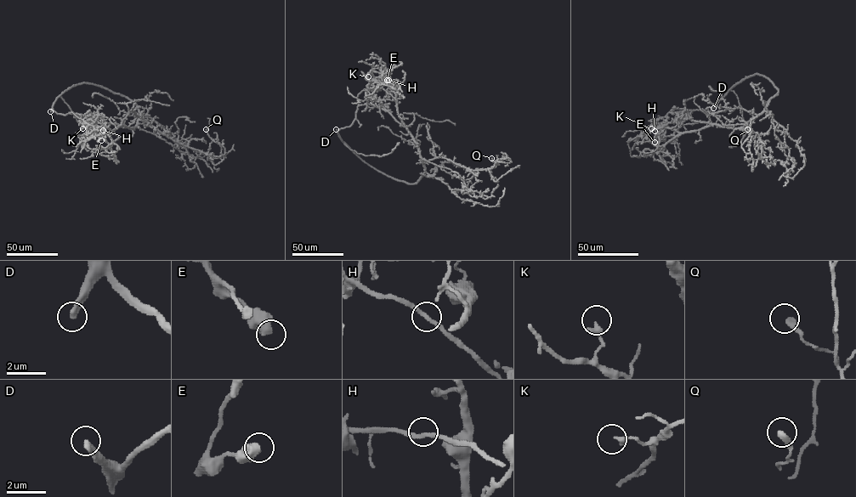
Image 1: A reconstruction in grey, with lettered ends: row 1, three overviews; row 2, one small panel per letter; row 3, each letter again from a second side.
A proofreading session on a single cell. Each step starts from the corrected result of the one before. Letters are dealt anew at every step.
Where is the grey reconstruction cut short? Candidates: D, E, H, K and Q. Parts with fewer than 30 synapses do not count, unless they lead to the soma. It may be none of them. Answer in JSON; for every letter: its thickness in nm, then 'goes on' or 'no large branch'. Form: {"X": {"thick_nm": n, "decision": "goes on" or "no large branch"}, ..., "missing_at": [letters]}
{"D": {"thick_nm": 360, "decision": "goes on"}, "E": {"thick_nm": 600, "decision": "no large branch"}, "H": {"thick_nm": 200, "decision": "no large branch"}, "K": {"thick_nm": 280, "decision": "no large branch"}, "Q": {"thick_nm": 340, "decision": "no large branch"}, "missing_at": ["D"]}

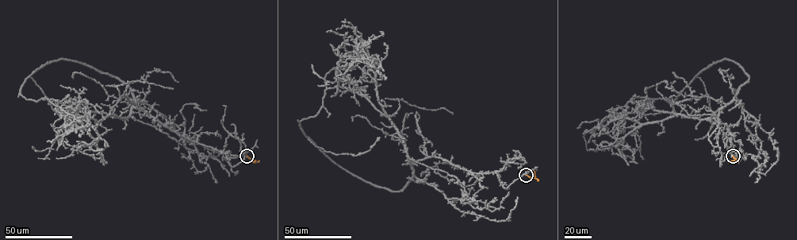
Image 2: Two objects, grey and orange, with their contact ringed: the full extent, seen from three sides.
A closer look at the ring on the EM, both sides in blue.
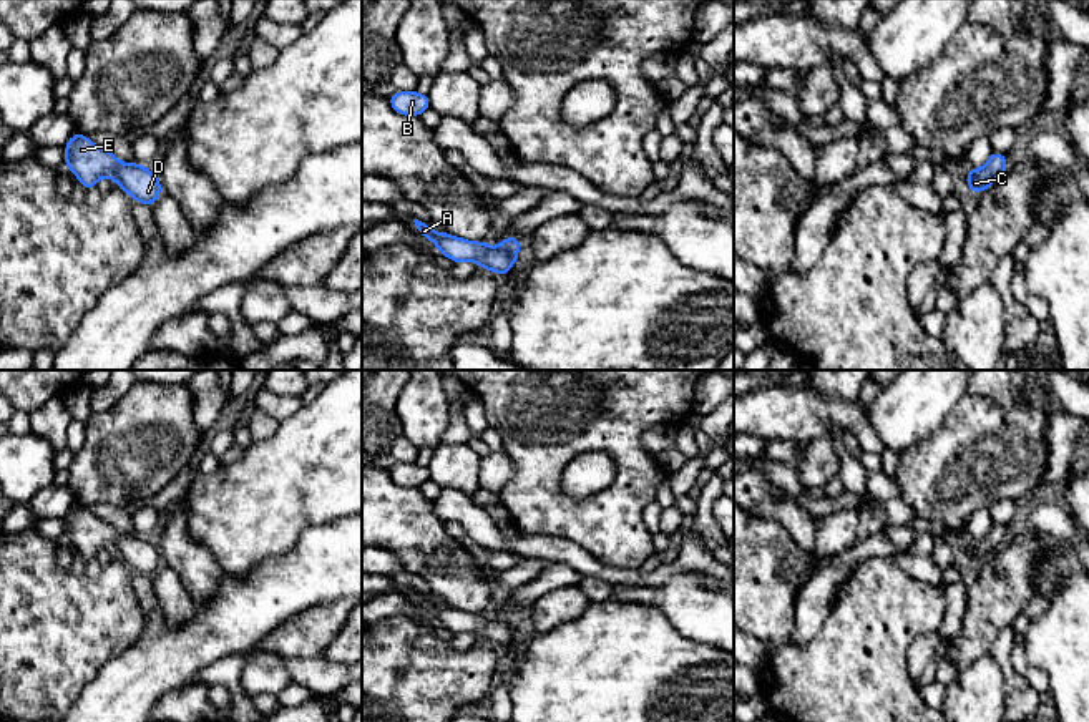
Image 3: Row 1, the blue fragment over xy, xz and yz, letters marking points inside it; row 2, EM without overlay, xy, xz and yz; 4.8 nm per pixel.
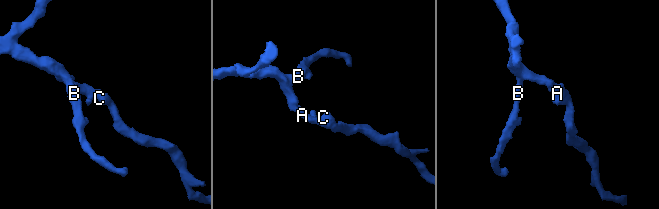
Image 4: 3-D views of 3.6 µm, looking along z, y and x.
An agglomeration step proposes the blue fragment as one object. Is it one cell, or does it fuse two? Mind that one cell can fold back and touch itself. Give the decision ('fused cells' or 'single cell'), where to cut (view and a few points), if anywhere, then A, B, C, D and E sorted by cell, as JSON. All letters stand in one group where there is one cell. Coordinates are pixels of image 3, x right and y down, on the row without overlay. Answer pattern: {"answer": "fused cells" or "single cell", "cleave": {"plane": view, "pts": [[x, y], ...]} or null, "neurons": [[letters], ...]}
{"answer": "single cell", "cleave": null, "neurons": [["A", "B", "C", "D", "E"]]}

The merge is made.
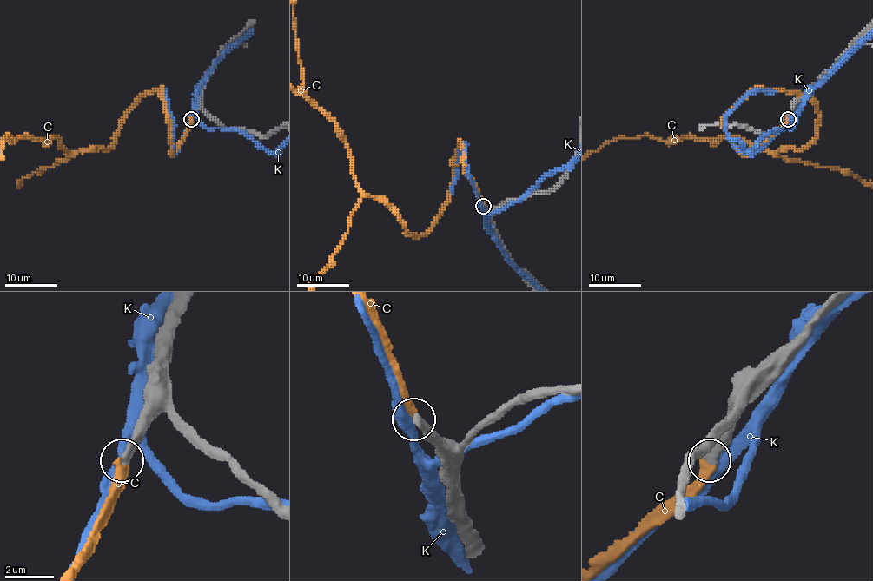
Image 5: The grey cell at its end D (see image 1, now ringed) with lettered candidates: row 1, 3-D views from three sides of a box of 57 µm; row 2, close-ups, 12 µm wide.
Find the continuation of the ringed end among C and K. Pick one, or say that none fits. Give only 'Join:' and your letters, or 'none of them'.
Join: C

